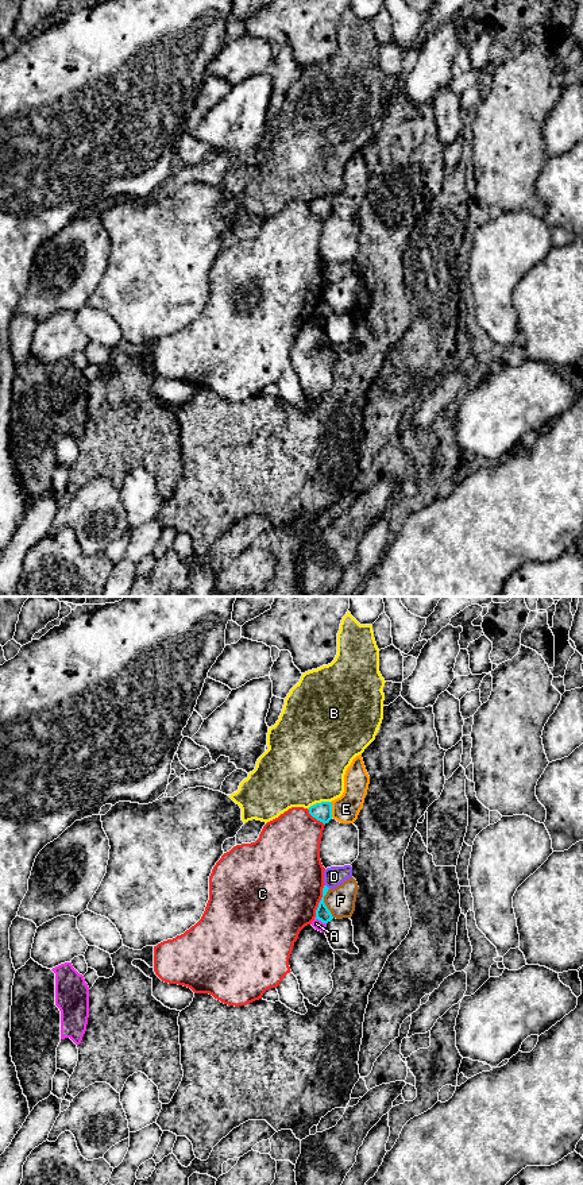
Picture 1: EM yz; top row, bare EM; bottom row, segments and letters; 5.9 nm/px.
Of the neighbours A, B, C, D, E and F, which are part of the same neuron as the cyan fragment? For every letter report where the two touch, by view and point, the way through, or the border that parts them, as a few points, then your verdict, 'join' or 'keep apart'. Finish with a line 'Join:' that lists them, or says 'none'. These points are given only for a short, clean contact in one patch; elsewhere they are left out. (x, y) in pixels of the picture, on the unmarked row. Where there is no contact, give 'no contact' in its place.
A: yz (320, 315) | along yz (315, 313), (325, 320) | keep apart
B: yz (319, 199) | keep apart
C: yz (320, 297) | keep apart
D: yz (327, 282) | along yz (325, 280), (328, 284) | keep apart
E: yz (331, 205) | along yz (329, 197), (332, 212) | keep apart
F: yz (324, 298) | keep apart
Join: none

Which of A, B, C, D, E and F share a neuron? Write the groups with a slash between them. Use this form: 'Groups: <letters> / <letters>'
Groups: A / B / C / D E / F

